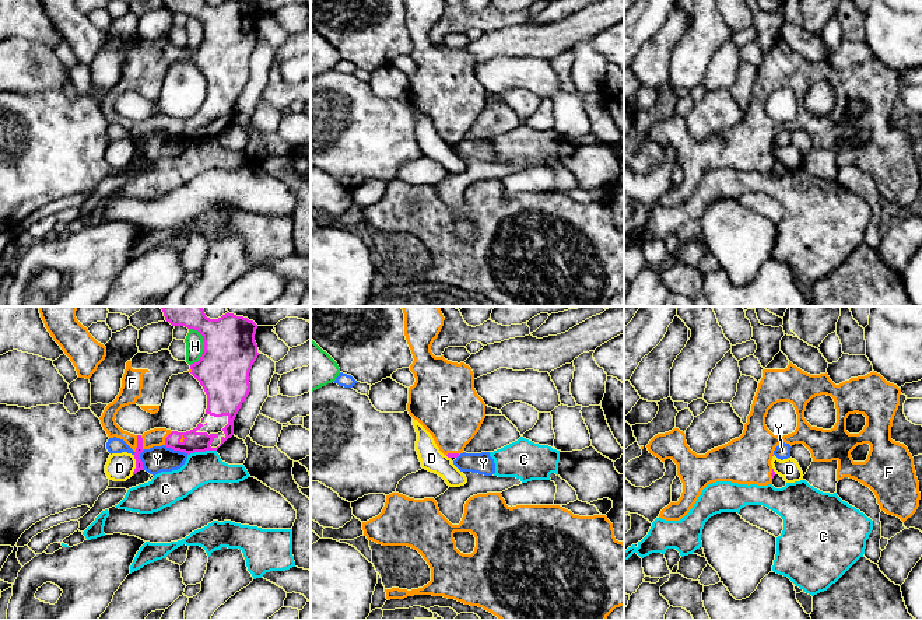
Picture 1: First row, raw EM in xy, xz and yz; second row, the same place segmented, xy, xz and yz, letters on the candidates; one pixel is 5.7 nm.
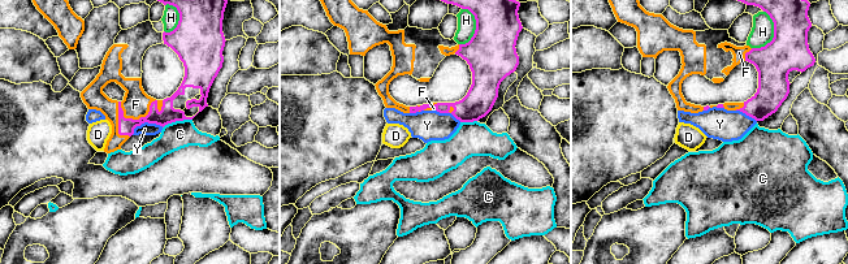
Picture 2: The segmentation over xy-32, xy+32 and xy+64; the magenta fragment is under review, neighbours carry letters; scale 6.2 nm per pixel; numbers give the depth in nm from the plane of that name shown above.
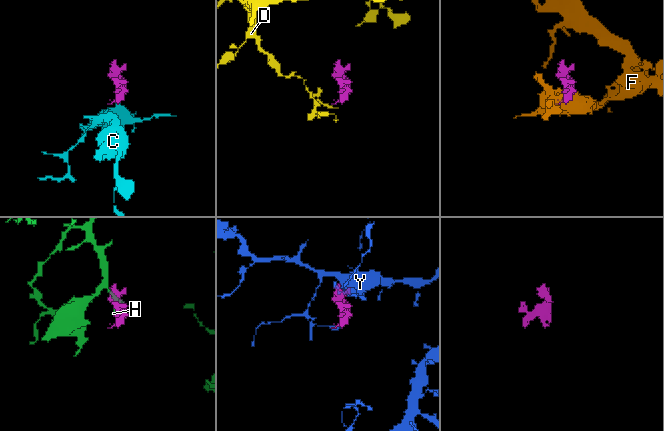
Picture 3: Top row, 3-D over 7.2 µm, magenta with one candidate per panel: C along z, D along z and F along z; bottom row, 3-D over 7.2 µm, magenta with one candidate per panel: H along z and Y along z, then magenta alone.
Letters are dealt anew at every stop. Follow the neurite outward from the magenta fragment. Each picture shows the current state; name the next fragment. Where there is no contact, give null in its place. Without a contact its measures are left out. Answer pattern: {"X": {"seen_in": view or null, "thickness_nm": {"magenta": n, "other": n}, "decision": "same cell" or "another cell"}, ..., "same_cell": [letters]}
{"C": {"seen_in": "xy", "thickness_nm": {"magenta": 120, "other": 190}, "decision": "another cell"}, "D": {"seen_in": "xy", "thickness_nm": {"magenta": 50, "other": 160}, "decision": "another cell"}, "F": {"seen_in": "xy", "thickness_nm": {"magenta": 50, "other": 90}, "decision": "same cell"}, "H": {"seen_in": "xy", "thickness_nm": {"magenta": 300, "other": 110}, "decision": "another cell"}, "Y": {"seen_in": "xy", "thickness_nm": {"magenta": 120, "other": 150}, "decision": "another cell"}, "same_cell": ["F"]}

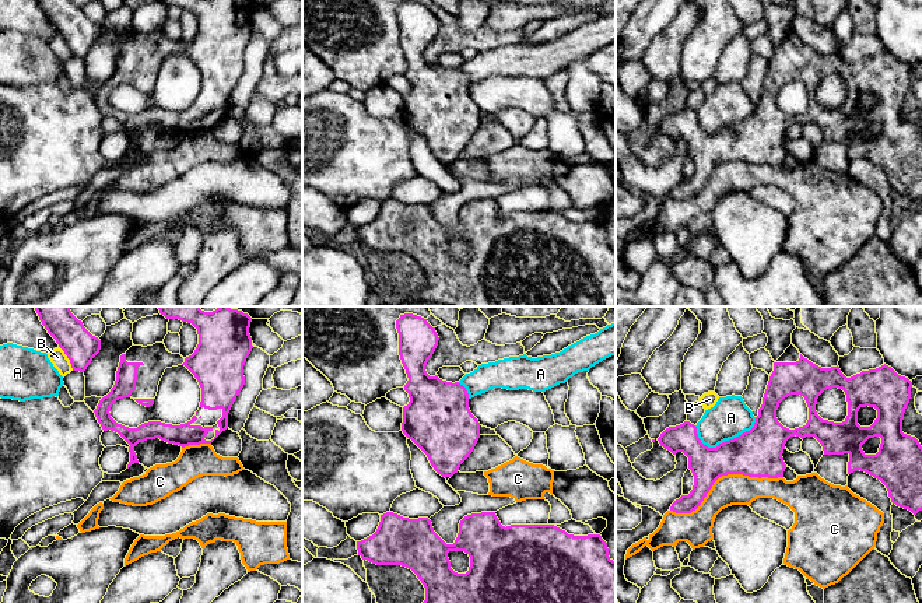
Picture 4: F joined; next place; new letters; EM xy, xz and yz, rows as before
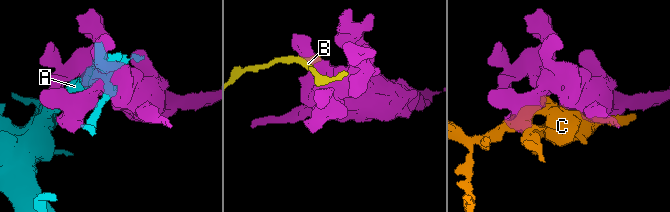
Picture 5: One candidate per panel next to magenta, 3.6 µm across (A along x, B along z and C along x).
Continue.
{"A": {"seen_in": "yz", "thickness_nm": {"magenta": 280, "other": 220}, "decision": "another cell"}, "B": {"seen_in": "xy", "thickness_nm": {"magenta": 190, "other": 90}, "decision": "another cell"}, "C": {"seen_in": "yz", "thickness_nm": {"magenta": 280, "other": 180}, "decision": "another cell"}, "same_cell": []}

